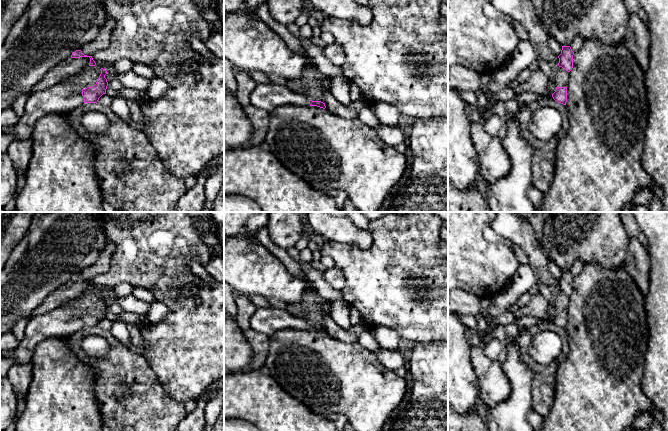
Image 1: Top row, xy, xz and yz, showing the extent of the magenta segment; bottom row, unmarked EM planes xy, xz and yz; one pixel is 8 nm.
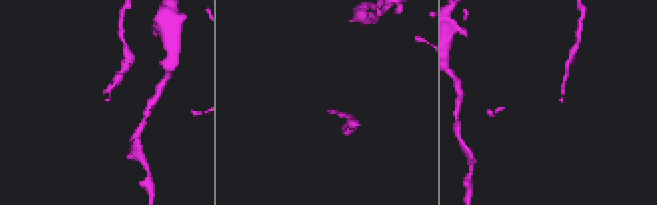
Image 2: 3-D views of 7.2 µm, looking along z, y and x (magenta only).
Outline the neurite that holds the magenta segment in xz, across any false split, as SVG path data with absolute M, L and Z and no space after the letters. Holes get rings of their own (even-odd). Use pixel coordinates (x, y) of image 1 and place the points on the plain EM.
M258 307L250 319L250 326L256 332L273 335L283 329L317 330L325 333L325 327L312 325L300 316L294 316L284 309Z

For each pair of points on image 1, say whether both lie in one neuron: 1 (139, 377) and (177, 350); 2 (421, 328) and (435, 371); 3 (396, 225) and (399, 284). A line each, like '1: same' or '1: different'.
1: different
2: different
3: same

